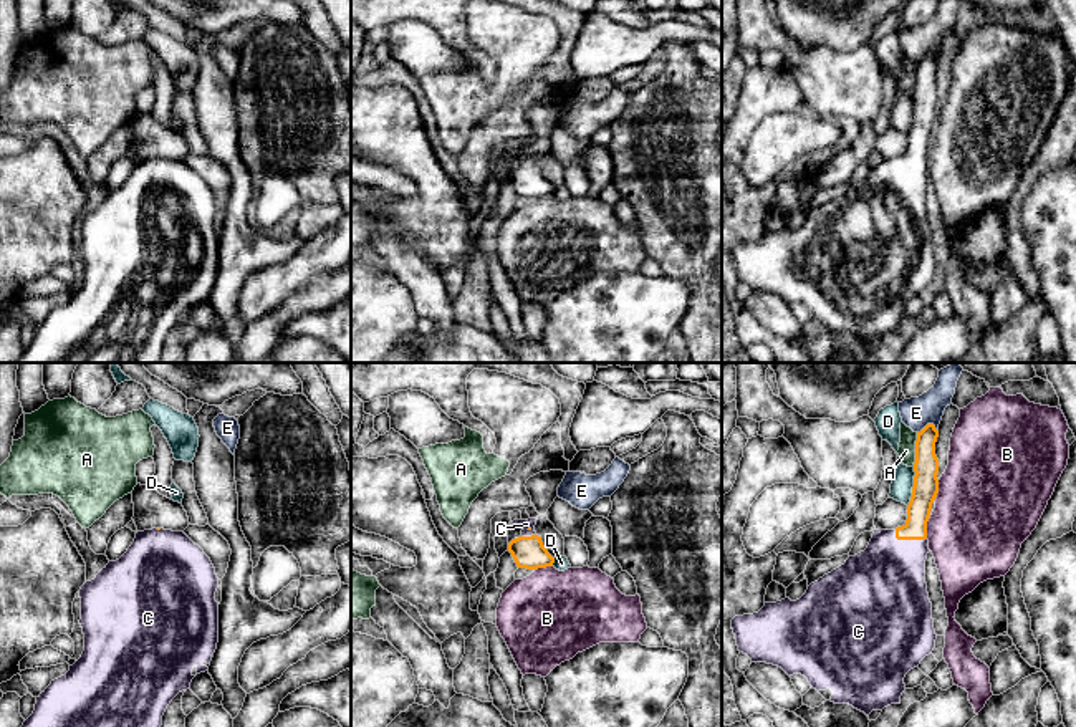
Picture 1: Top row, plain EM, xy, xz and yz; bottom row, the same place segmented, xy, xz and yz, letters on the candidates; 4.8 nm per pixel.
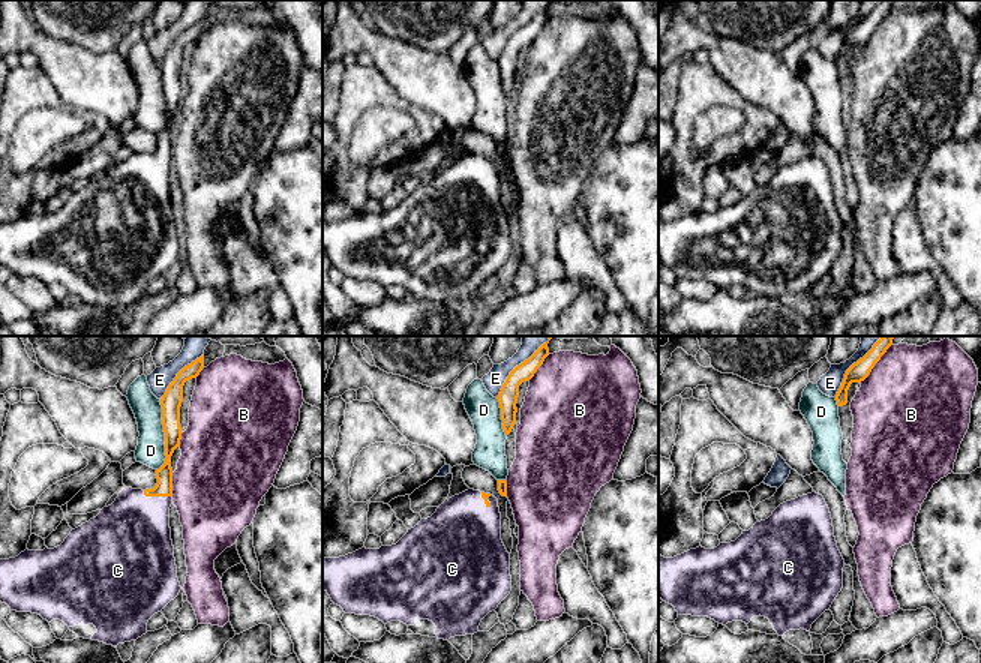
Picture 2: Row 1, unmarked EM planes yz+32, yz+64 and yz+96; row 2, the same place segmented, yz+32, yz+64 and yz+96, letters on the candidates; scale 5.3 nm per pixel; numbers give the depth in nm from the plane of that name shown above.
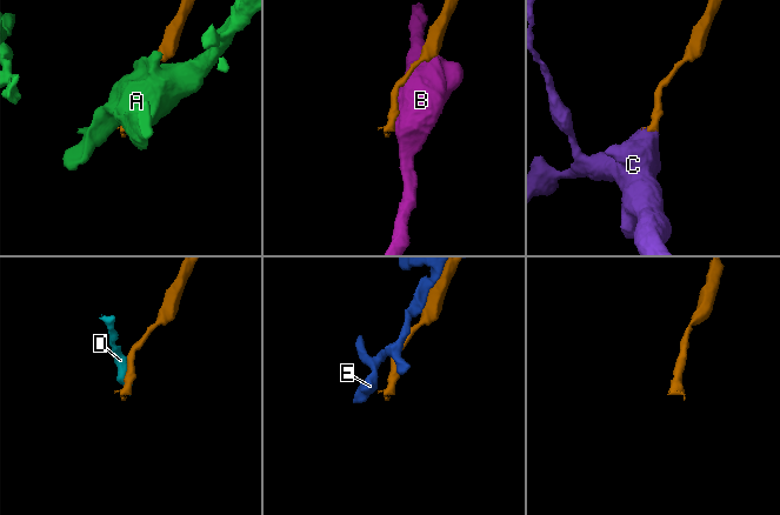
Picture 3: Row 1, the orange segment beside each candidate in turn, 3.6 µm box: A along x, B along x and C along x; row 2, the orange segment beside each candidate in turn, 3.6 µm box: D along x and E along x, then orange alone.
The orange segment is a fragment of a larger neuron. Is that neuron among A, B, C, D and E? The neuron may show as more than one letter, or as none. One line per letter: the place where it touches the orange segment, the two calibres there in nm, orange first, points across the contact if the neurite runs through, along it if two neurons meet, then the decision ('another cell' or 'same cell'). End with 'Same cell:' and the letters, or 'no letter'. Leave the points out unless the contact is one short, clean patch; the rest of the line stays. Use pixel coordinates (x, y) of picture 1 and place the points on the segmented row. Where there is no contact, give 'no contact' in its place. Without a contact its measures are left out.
A: contact yz (916, 449); calibres 130 and 80 nm; border yz (917, 433), (916, 461), (912, 466); another cell
B: contact yz (937, 491); calibres 130 and 500 nm; another cell
C: contact yz (907, 539); calibres 120 and 380 nm; way yz (924, 491), (916, 530), (907, 539), (886, 585); same cell
D: contact yz (912, 487); calibres 130 and 110 nm; border yz (914, 467), (912, 495), (907, 505); another cell
E: contact yz (927, 424); calibres 120 and 150 nm; another cell
Same cell: C

